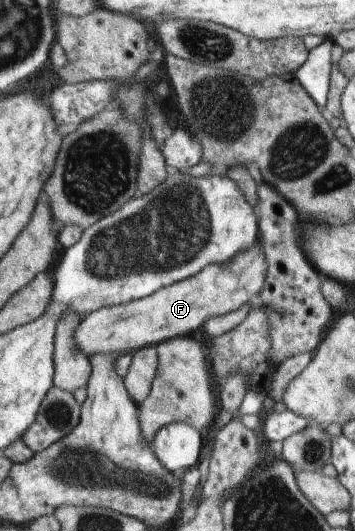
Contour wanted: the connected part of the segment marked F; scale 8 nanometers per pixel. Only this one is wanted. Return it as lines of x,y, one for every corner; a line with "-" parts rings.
252,243
226,264
213,264
193,277
157,290
153,295
83,317
75,332
78,348
90,358
96,353
127,354
190,334
209,318
237,311
247,302
253,302
265,285
267,271
268,263
261,243

